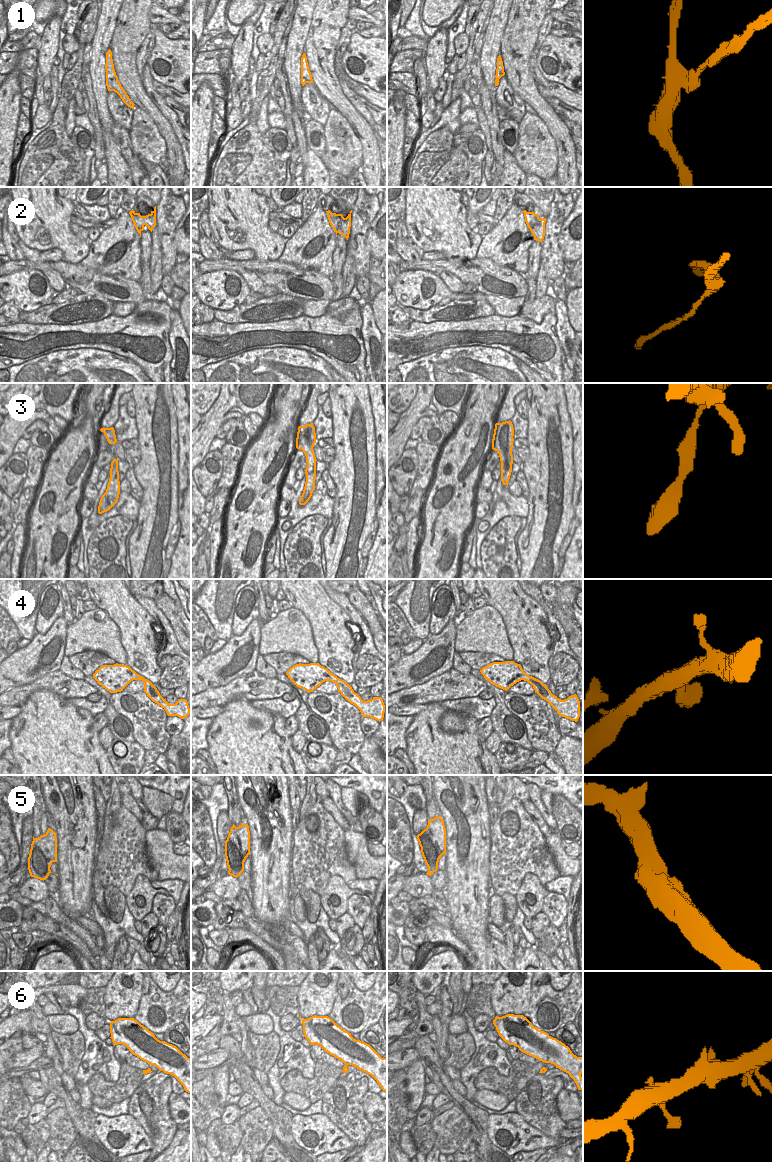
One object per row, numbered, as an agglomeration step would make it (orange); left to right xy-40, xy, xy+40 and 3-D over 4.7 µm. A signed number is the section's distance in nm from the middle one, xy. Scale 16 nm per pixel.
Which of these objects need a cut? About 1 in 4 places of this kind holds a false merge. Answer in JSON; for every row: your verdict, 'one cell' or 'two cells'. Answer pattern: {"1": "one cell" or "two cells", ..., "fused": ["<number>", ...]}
{"1": "two cells", "2": "two cells", "3": "one cell", "4": "one cell", "5": "one cell", "6": "one cell", "fused": ["1", "2"]}

